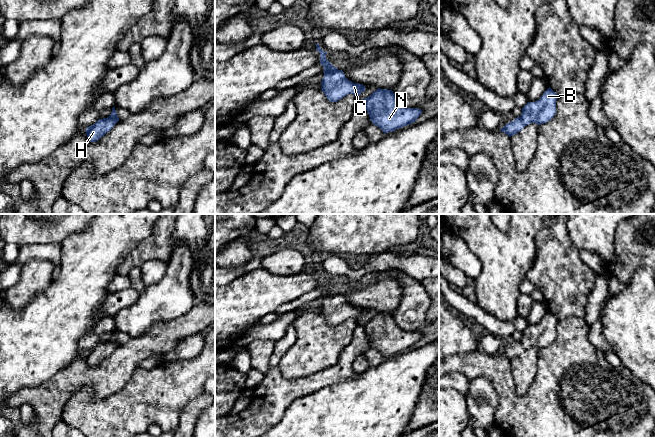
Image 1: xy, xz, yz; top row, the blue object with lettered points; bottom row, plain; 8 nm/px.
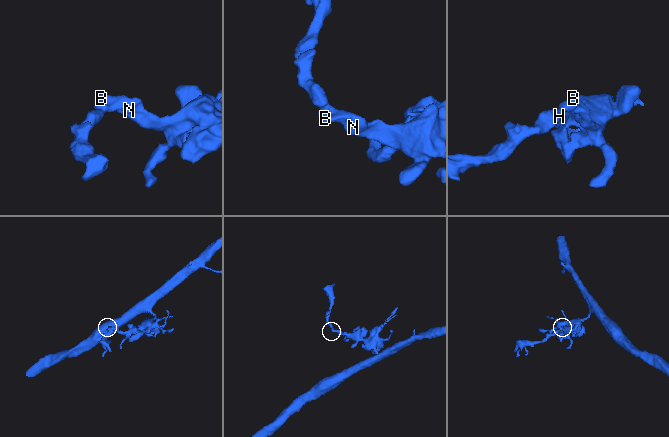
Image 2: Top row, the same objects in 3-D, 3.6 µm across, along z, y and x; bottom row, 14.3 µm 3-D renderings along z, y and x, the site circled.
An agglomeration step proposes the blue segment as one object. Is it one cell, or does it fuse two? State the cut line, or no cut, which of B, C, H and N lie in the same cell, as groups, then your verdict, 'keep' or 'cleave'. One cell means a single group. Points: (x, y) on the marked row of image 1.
cut none; groups B C H N; keep

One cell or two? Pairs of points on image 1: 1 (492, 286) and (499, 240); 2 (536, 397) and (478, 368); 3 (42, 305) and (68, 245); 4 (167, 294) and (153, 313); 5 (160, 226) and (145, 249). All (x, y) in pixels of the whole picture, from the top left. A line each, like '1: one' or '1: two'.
1: one
2: one
3: one
4: one
5: one

